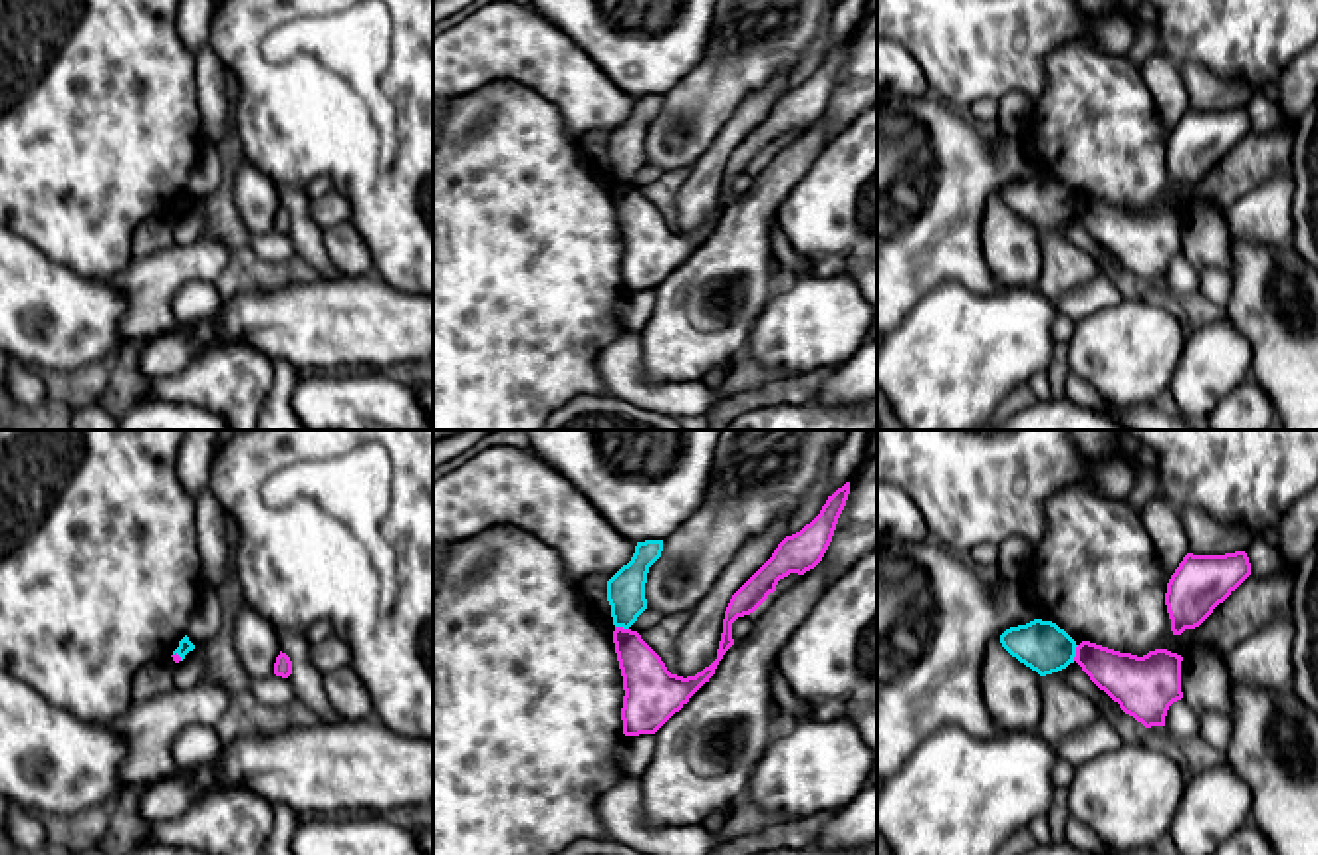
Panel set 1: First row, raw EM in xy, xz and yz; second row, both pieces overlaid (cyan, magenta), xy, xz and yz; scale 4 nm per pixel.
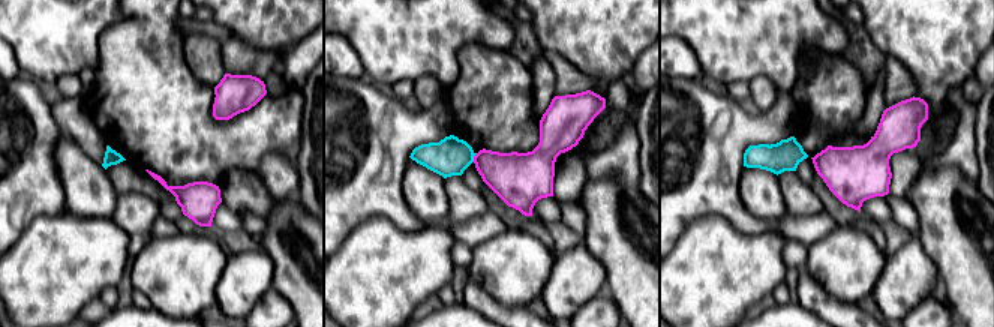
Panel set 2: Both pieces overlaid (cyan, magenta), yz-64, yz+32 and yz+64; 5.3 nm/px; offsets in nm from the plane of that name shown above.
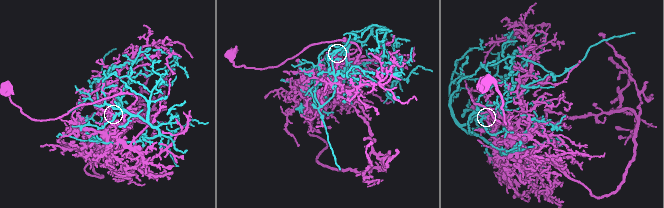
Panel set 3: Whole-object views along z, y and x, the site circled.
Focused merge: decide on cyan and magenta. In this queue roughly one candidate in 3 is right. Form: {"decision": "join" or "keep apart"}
{"decision": "keep apart"}

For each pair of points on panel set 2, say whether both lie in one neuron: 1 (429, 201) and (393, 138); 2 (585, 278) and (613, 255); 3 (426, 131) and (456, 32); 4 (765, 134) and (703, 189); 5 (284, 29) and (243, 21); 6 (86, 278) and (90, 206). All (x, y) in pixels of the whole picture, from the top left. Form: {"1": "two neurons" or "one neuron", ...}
{"1": "two neurons", "2": "two neurons", "3": "two neurons", "4": "one neuron", "5": "one neuron", "6": "two neurons"}

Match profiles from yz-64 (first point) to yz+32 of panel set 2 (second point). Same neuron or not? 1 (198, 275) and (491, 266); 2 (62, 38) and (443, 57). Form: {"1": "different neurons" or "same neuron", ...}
{"1": "same neuron", "2": "same neuron"}

